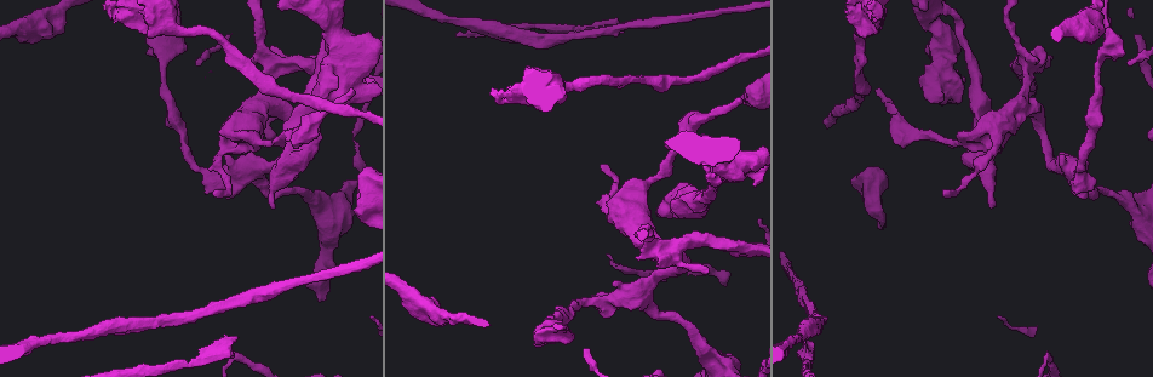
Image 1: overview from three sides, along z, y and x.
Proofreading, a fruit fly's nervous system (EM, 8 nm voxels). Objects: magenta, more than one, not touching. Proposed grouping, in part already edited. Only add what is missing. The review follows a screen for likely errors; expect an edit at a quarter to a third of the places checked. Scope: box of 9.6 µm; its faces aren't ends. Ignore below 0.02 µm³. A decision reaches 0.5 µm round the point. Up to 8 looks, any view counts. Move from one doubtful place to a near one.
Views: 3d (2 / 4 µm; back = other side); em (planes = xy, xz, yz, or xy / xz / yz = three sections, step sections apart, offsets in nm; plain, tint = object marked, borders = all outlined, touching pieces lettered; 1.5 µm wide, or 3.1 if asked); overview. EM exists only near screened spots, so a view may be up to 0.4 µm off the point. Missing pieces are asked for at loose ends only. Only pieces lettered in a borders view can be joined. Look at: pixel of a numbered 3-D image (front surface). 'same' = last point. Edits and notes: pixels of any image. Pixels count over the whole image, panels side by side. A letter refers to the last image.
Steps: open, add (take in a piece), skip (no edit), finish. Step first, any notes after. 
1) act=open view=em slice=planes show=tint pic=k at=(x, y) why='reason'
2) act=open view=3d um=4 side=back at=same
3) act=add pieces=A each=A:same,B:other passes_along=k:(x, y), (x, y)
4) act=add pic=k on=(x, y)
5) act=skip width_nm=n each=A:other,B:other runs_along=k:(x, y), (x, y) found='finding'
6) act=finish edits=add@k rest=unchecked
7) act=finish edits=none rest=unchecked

act=open view=em slice=planes show=borders pic=1 at=(993, 207) why='branch stops here'

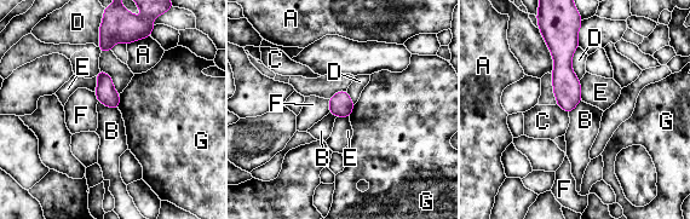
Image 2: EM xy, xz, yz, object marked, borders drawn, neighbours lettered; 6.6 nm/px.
act=skip longest_contact=D:240nm each=A:other,B:other,C:other,D:other,E:other,F:other,G:other border=2:(98, 101), (118, 109) found='no lettered piece goes on from it'

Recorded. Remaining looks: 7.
act=open view=em slice=xz step=4 show=tint pic=1 at=(214, 195) why='free end'

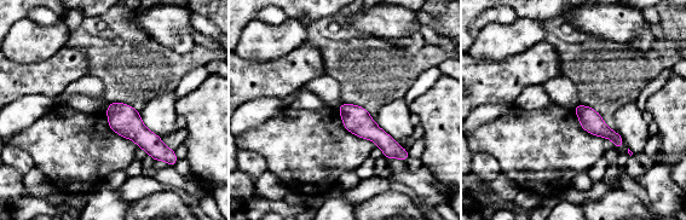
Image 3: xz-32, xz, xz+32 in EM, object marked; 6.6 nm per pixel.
act=open view=em slice=planes show=borders at=same

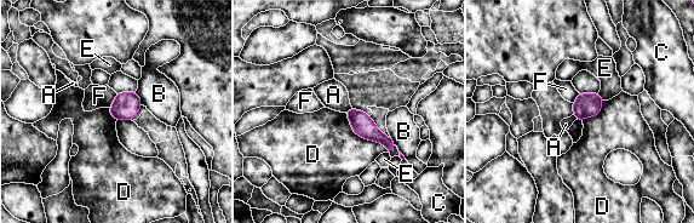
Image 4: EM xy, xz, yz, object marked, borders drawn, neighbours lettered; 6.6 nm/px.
act=skip width_nm=140 longest_contact=D:380nm each=A:other,B:other,C:other,D:other,E:other,F:other found='none of them fits'

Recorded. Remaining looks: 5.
act=open view=3d um=2 pic=1 at=(740, 101) why='free end'

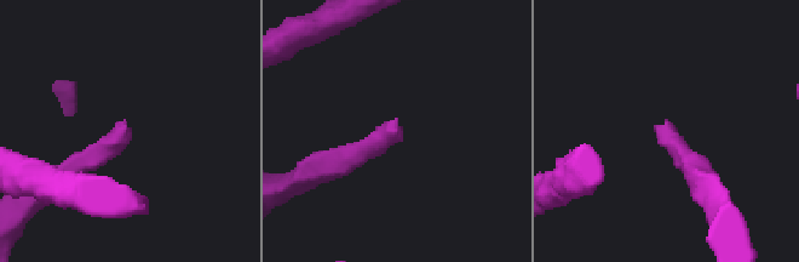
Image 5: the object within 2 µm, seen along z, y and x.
act=open view=em slice=planes show=borders pic=5 at=(393, 134)

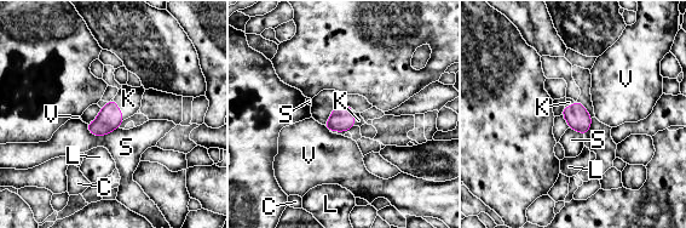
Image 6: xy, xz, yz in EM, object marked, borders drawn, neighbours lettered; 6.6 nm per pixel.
act=add pieces=K longest_contact=S:220nm each=C:other,K:same,L:other,S:other,V:other passes_along=6:(110, 118), (119, 109), (128, 98) found='it goes on there'

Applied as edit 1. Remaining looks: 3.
act=finish edits=add@6 rest=unchecked

